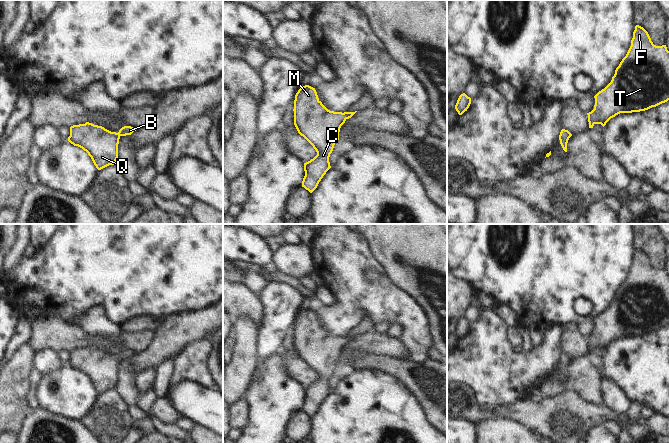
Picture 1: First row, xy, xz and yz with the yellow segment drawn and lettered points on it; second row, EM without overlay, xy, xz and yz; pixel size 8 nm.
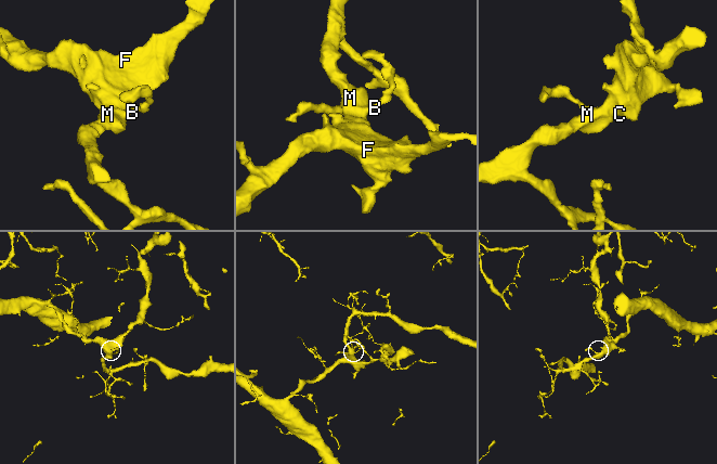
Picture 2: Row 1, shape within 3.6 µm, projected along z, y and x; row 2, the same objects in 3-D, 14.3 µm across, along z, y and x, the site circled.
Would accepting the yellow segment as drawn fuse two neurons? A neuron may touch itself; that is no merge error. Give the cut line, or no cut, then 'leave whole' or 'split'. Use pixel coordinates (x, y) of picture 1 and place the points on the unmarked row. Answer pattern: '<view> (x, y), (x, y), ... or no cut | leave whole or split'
no cut | leave whole

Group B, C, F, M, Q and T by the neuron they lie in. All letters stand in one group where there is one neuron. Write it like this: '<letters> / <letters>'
B C F M Q T

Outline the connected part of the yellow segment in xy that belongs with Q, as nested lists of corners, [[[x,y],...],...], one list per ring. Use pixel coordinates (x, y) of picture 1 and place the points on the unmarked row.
[[[86,346],[70,351],[68,365],[86,375],[96,392],[101,394],[115,388],[120,361],[131,359],[134,355],[136,354],[133,351],[124,350],[116,357]]]

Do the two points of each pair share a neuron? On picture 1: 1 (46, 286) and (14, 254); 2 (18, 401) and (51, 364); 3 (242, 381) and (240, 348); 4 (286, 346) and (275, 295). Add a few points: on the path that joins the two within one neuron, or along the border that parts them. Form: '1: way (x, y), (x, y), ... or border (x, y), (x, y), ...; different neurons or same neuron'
1: border (22, 255), (10, 270); different neurons
2: border (33, 353), (34, 367); different neurons
3: way (242, 373), (242, 356); same neuron
4: border (291, 314), (291, 324), (277, 351); different neurons

